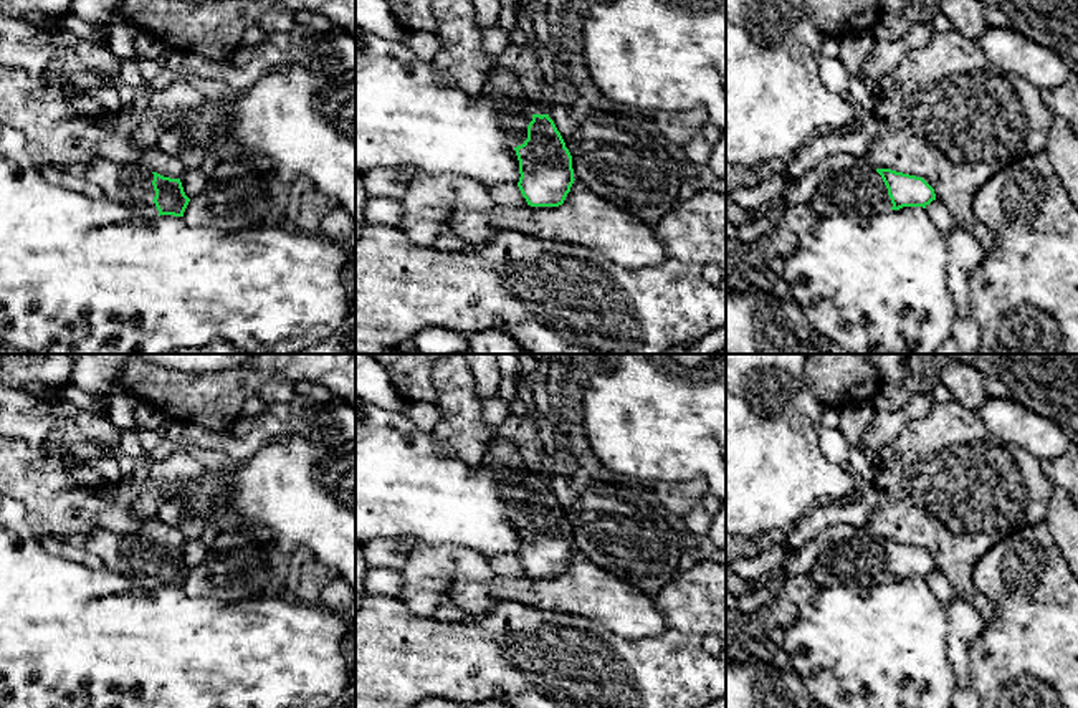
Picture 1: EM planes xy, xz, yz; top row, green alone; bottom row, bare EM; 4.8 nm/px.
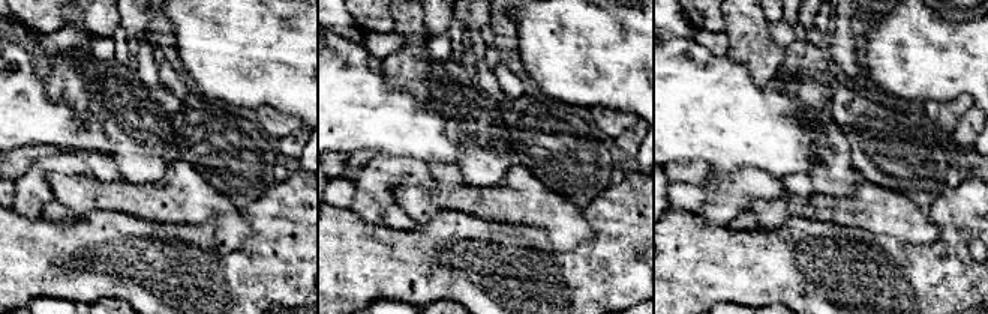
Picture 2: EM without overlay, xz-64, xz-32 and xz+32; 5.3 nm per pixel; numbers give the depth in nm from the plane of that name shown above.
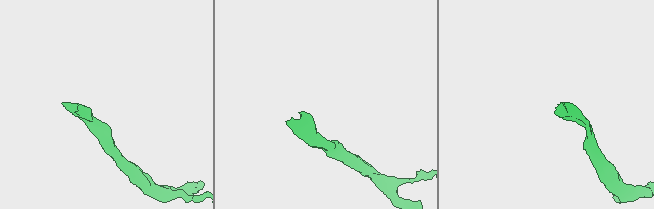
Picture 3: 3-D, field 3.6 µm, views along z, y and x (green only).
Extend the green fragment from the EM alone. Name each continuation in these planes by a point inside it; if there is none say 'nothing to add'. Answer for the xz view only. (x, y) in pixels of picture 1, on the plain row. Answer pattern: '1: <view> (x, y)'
1: xz (516, 497)

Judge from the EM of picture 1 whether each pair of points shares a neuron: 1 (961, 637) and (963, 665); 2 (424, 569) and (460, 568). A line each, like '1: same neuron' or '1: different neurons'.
1: same neuron
2: same neuron

